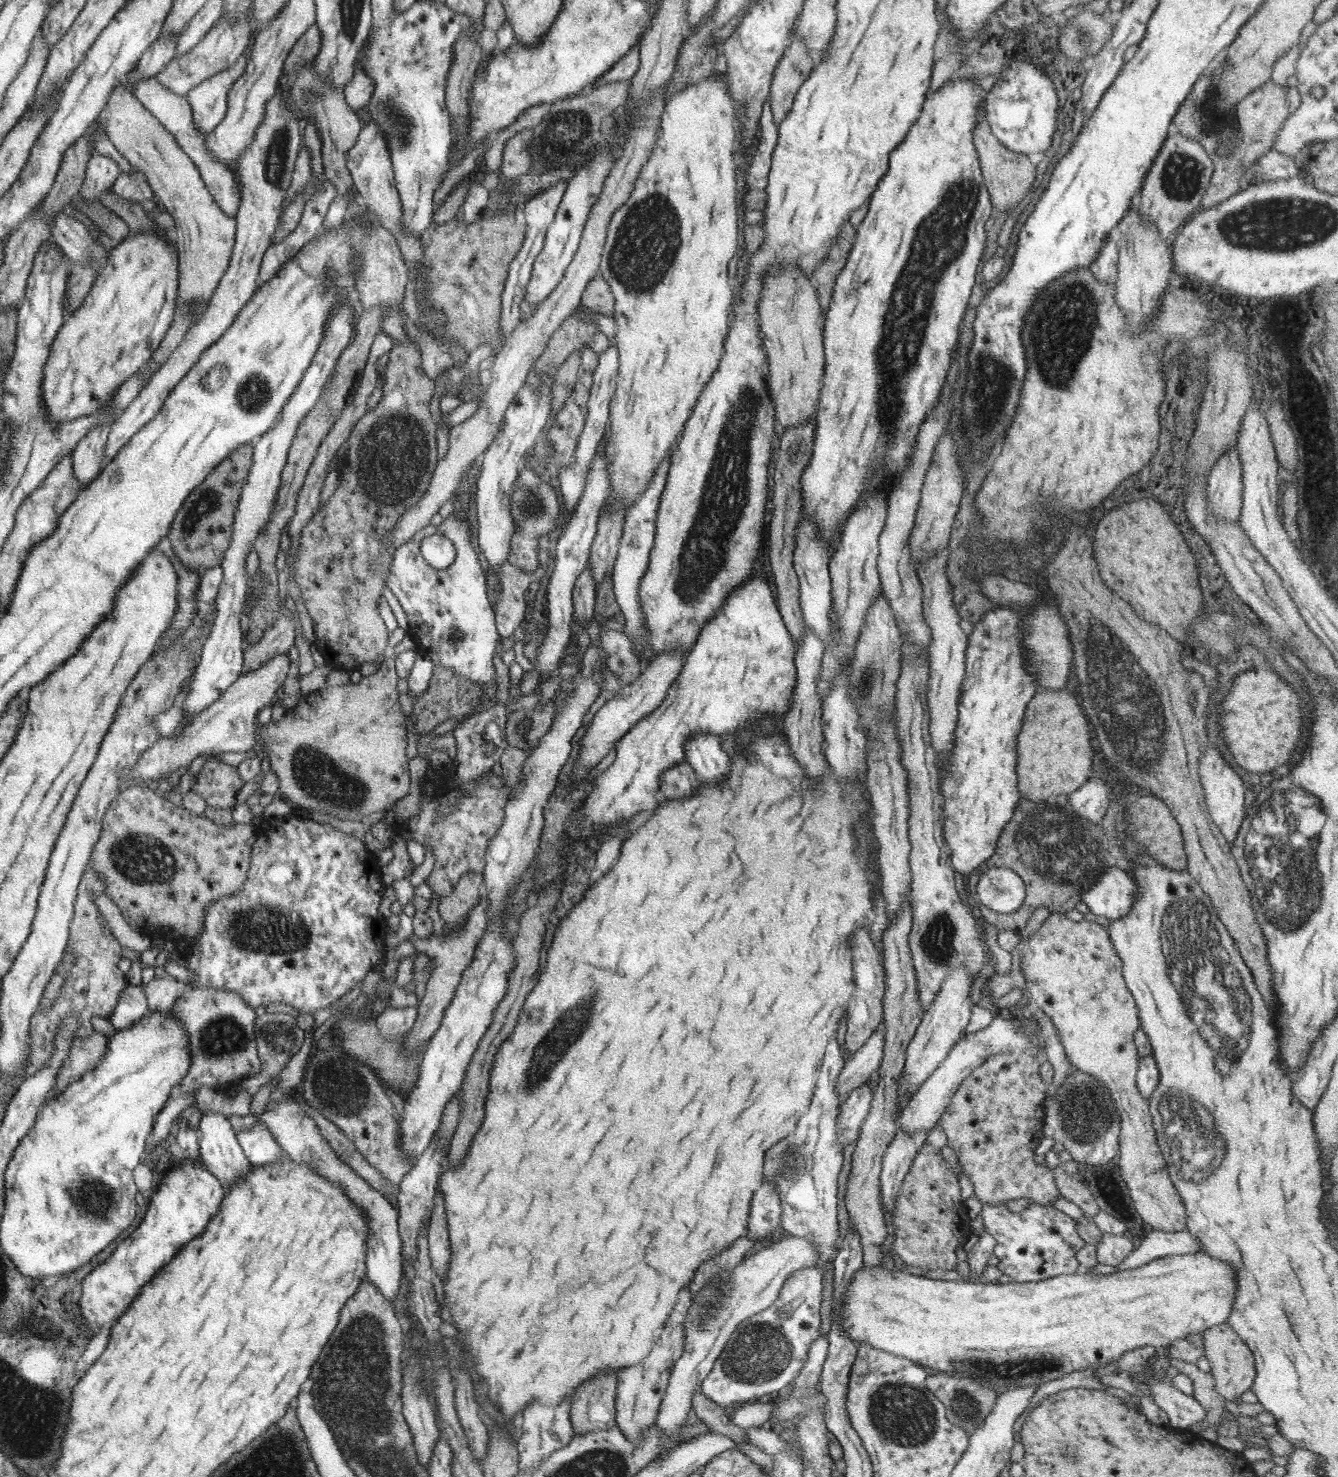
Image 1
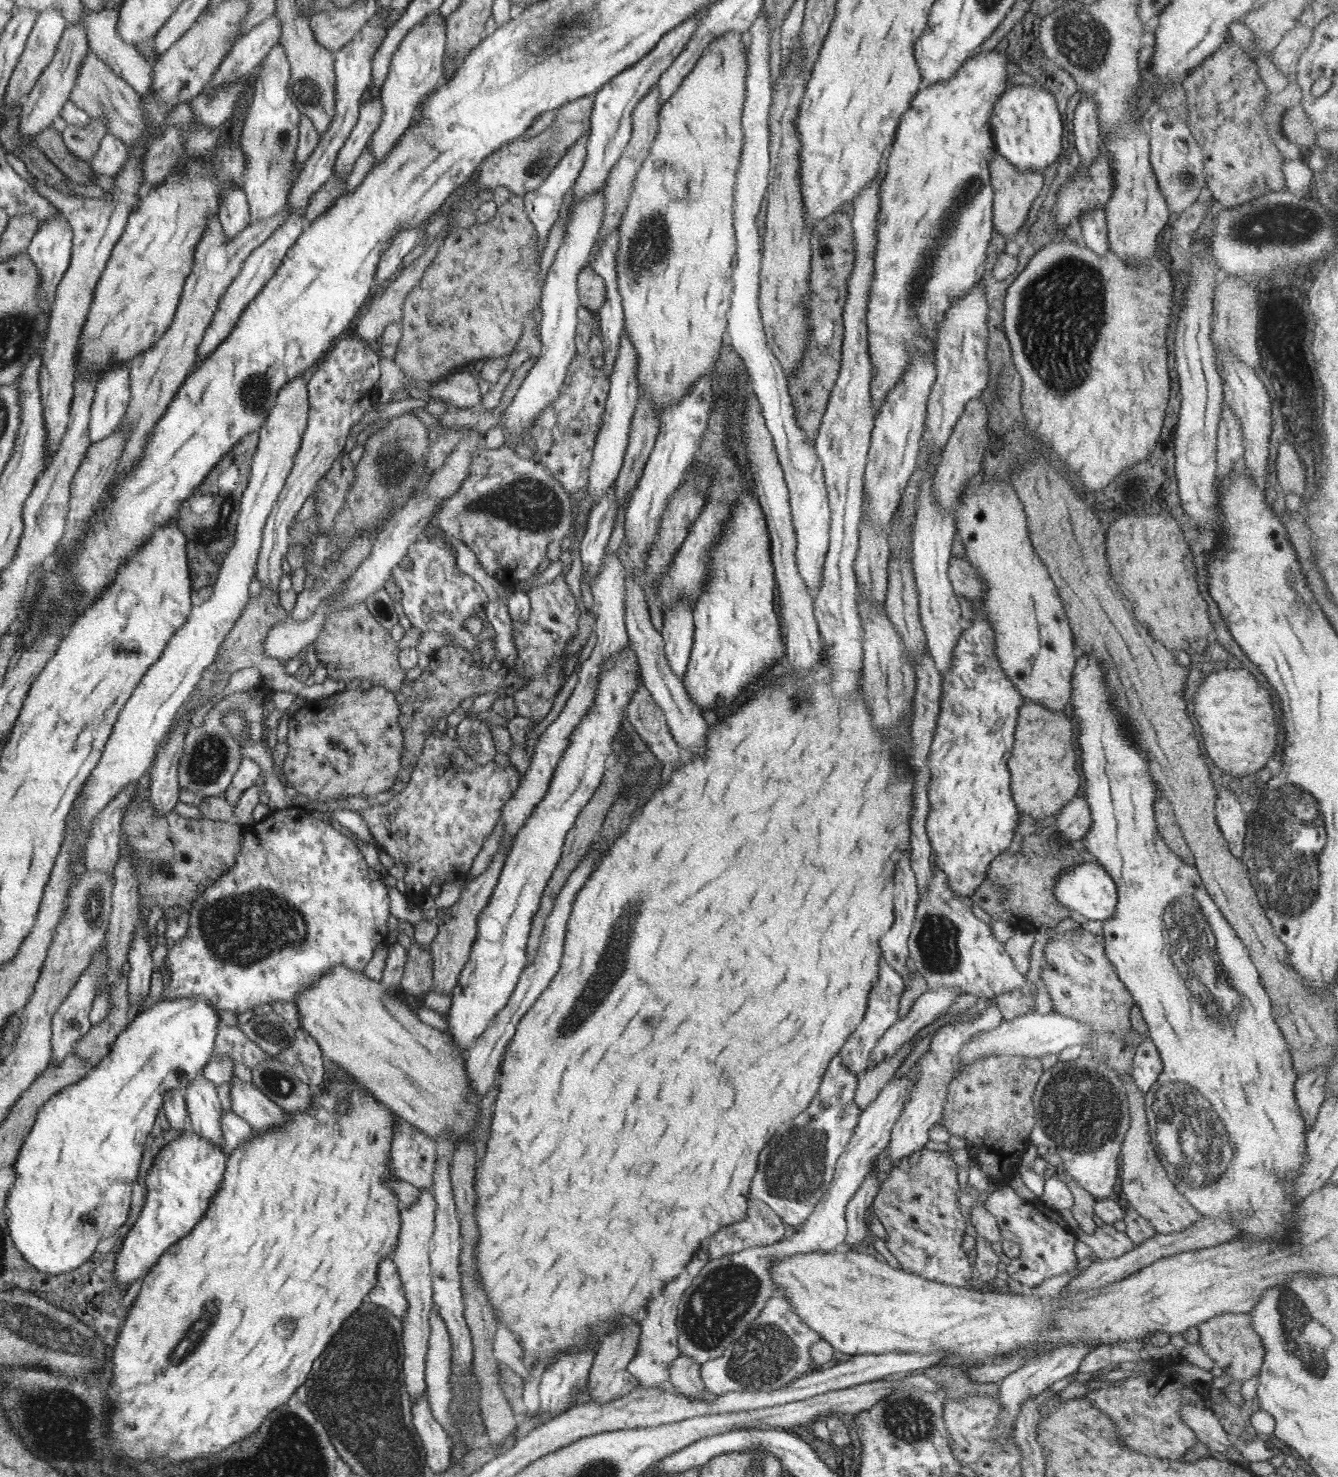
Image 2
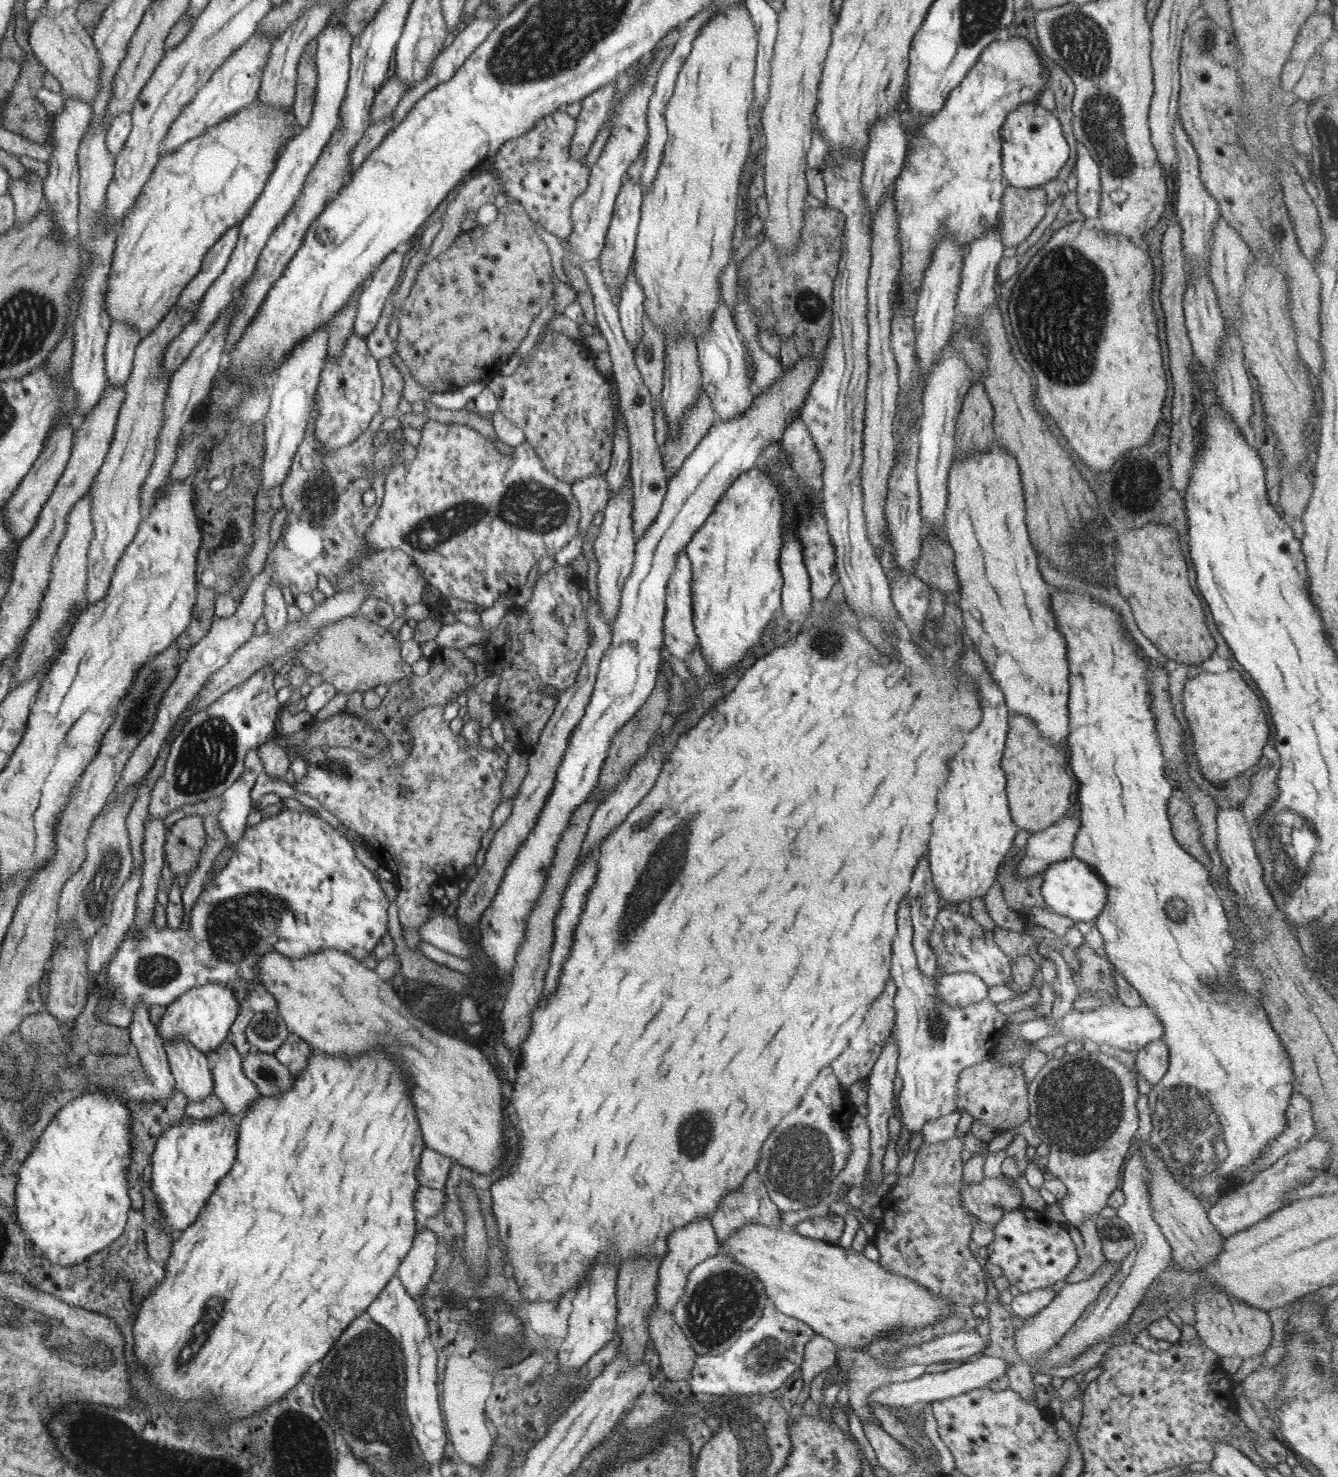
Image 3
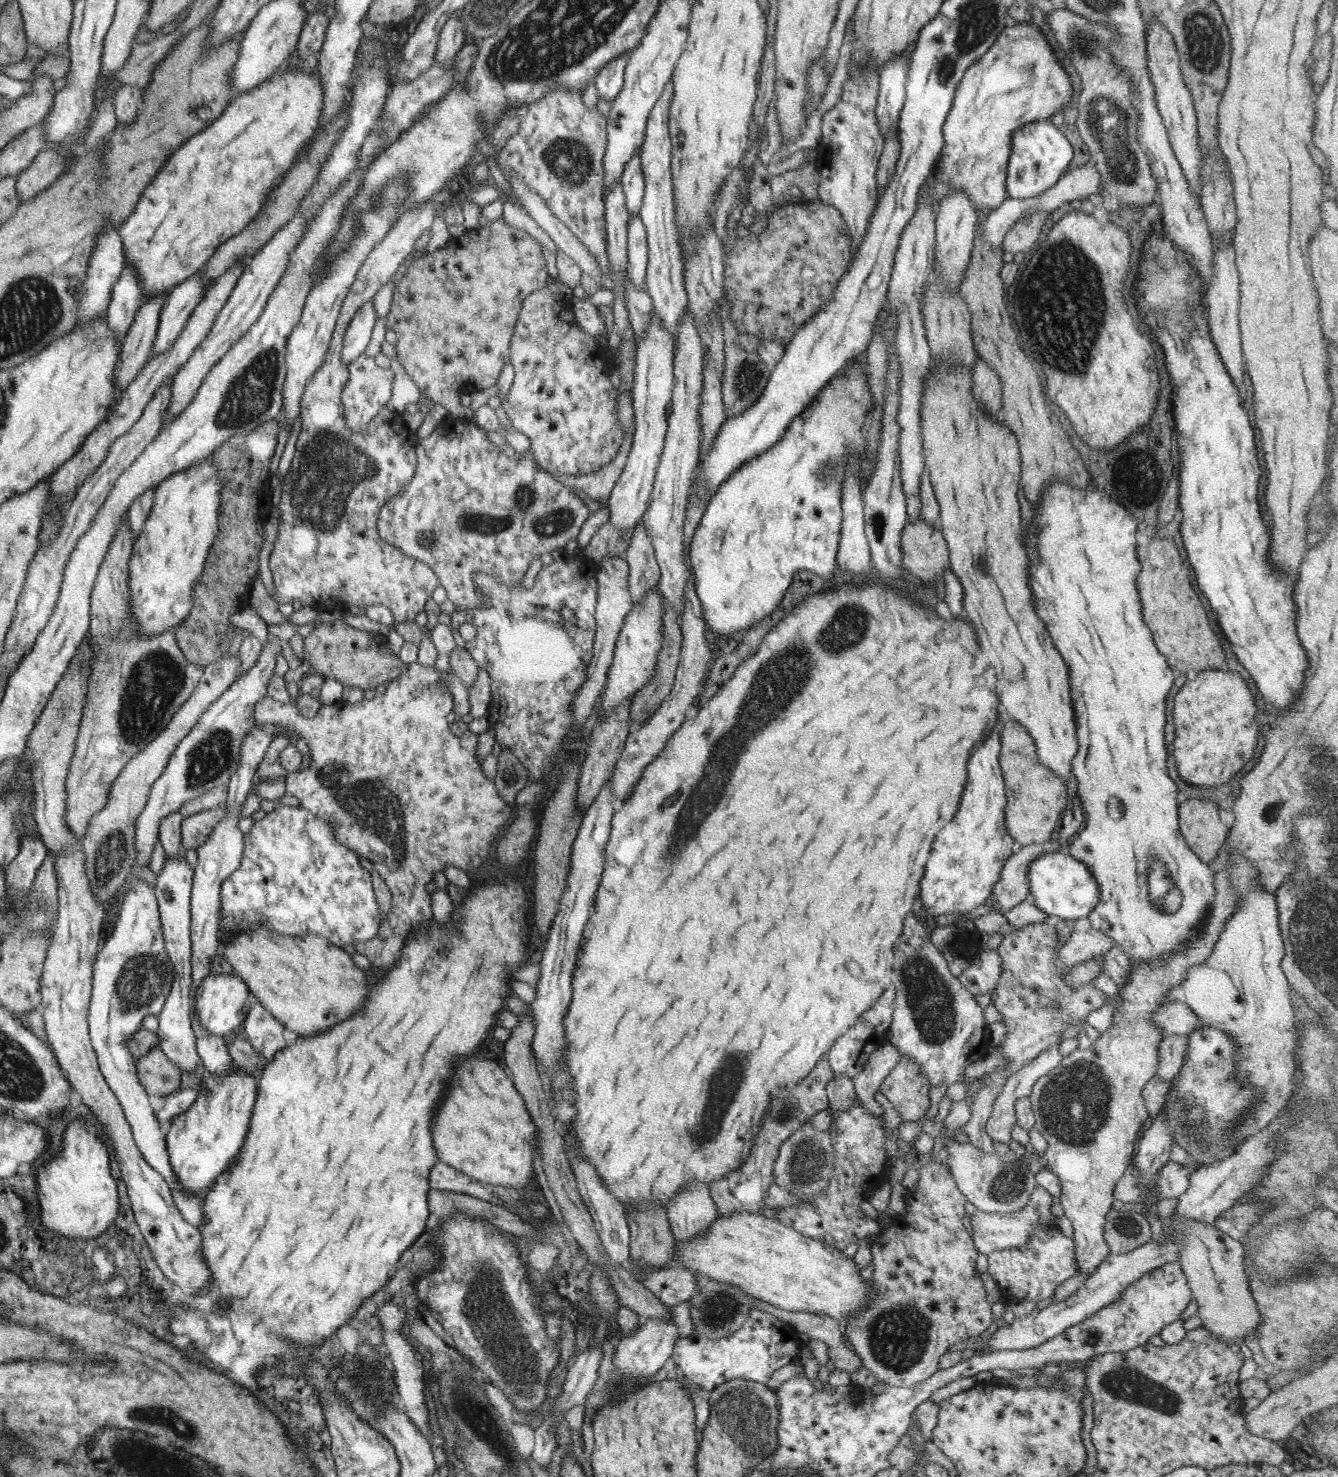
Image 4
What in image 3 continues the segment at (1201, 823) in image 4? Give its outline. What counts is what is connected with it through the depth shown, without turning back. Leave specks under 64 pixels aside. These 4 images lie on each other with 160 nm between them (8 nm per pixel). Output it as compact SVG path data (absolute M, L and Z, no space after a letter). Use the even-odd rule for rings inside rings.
M1171 798L1167 804L1167 816L1175 842L1187 854L1207 867L1209 857L1200 843L1200 832L1191 804L1179 798Z

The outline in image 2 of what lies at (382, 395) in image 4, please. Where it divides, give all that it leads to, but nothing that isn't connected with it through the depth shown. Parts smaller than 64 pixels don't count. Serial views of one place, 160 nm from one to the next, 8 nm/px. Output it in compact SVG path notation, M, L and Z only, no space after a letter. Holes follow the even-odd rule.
M343 338L329 349L325 359L308 373L307 389L308 412L307 426L304 428L298 451L295 454L288 478L271 514L265 523L263 539L260 543L259 559L256 561L255 577L261 586L269 587L277 594L277 584L281 577L281 558L287 553L289 542L288 527L301 508L305 498L314 490L318 480L334 465L351 428L366 410L375 402L375 390L380 375L380 357L373 345L359 338Z

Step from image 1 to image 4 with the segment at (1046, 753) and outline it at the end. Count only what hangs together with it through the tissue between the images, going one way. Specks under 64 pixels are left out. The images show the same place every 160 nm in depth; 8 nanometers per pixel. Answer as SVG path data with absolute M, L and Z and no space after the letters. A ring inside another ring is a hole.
M1007 720L1001 730L999 752L999 766L1003 772L1007 796L1004 827L1007 834L1022 846L1049 840L1049 835L1067 802L1066 784L1038 761L1035 751L1036 746L1027 734L1026 728L1015 720Z

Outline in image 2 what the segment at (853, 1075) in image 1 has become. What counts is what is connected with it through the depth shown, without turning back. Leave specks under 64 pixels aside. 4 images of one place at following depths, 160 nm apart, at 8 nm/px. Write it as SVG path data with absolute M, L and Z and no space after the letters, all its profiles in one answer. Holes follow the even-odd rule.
M938 988L921 993L912 1002L911 1010L905 1013L901 1020L893 1022L883 1031L883 1036L877 1040L875 1048L871 1050L871 1060L867 1067L871 1068L891 1058L917 1031L931 1024L939 1014L945 1012L956 996L965 993L967 992L964 990L954 990L954 988Z

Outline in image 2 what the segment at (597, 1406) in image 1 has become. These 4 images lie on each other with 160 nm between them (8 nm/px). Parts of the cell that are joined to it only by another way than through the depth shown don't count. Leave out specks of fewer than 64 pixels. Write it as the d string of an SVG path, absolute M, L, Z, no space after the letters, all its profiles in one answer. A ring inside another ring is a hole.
M631 1318L629 1322L619 1324L615 1332L607 1334L601 1340L601 1352L597 1352L597 1356L592 1360L586 1383L590 1402L599 1404L611 1402L637 1387L637 1379L629 1374L626 1368L629 1361L636 1356L639 1333L639 1320Z

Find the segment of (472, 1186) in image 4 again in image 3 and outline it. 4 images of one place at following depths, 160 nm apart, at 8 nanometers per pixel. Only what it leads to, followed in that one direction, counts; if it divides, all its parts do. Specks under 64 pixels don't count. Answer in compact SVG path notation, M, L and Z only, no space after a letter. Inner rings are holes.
M425 1147L415 1174L416 1179L419 1181L419 1186L441 1189L445 1184L445 1180L447 1180L451 1161L449 1157L440 1155Z

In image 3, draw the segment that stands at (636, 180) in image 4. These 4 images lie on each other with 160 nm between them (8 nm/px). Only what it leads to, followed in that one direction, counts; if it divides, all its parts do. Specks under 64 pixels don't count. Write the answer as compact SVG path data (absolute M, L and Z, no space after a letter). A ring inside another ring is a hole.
M623 179L613 205L613 212L608 229L605 233L603 246L596 260L600 277L602 278L607 292L610 294L611 302L615 305L618 304L618 296L616 294L618 294L618 292L620 294L620 288L626 279L628 268L630 268L641 202L643 202L643 190L640 183L633 183L632 180Z

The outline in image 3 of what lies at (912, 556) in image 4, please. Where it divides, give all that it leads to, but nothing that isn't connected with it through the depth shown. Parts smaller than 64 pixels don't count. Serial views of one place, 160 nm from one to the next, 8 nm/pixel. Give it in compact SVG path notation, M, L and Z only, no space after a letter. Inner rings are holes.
M922 538L919 557L913 566L914 576L927 586L937 590L957 590L956 574L953 570L953 552L939 538Z

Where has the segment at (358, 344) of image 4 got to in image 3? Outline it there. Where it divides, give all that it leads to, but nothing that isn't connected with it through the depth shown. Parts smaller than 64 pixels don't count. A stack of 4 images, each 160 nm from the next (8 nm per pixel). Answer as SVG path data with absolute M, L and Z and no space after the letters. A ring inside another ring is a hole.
M406 246L399 247L386 255L381 264L378 264L379 267L373 276L368 279L367 284L357 293L352 331L355 336L363 339L369 336L376 327L389 292L401 274L403 258L405 258L407 249Z

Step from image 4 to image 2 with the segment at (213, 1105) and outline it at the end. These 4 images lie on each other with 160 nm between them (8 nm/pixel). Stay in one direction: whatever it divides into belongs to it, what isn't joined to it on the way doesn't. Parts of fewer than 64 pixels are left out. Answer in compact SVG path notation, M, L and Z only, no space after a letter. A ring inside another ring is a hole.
M195 1133L178 1134L176 1140L172 1138L160 1148L144 1179L145 1202L115 1256L113 1274L120 1290L136 1282L144 1271L151 1270L159 1262L160 1255L200 1222L213 1195L220 1190L226 1162L227 1154L221 1148Z

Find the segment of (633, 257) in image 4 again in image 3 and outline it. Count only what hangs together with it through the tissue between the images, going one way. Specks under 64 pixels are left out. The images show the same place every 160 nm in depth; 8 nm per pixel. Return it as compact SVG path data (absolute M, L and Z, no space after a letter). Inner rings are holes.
M632 260L630 261L630 268L628 268L628 273L622 287L620 288L619 300L616 305L618 310L618 321L621 326L621 331L623 332L623 337L628 342L628 344L634 349L638 340L641 339L641 333L643 333L642 328L642 318L644 317L643 301L644 296L640 287L637 284L635 277L633 276L634 268L632 268Z

